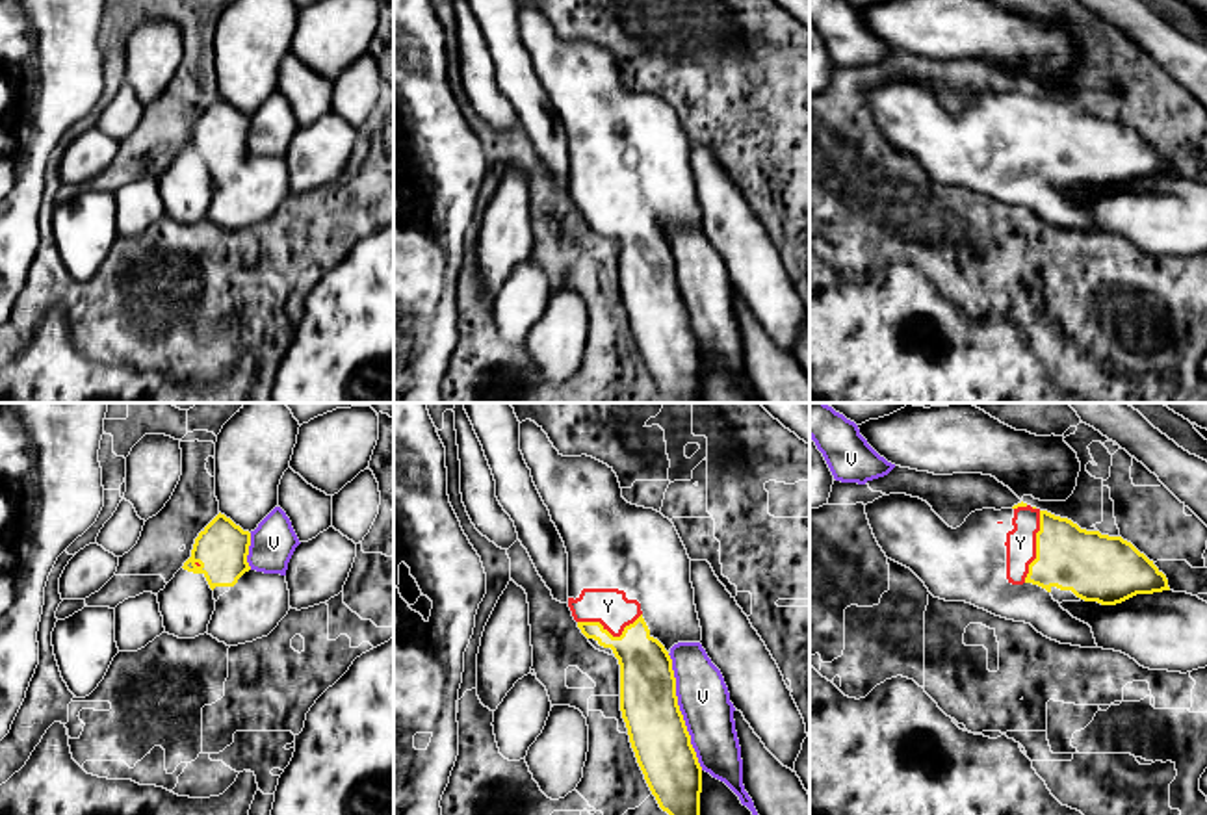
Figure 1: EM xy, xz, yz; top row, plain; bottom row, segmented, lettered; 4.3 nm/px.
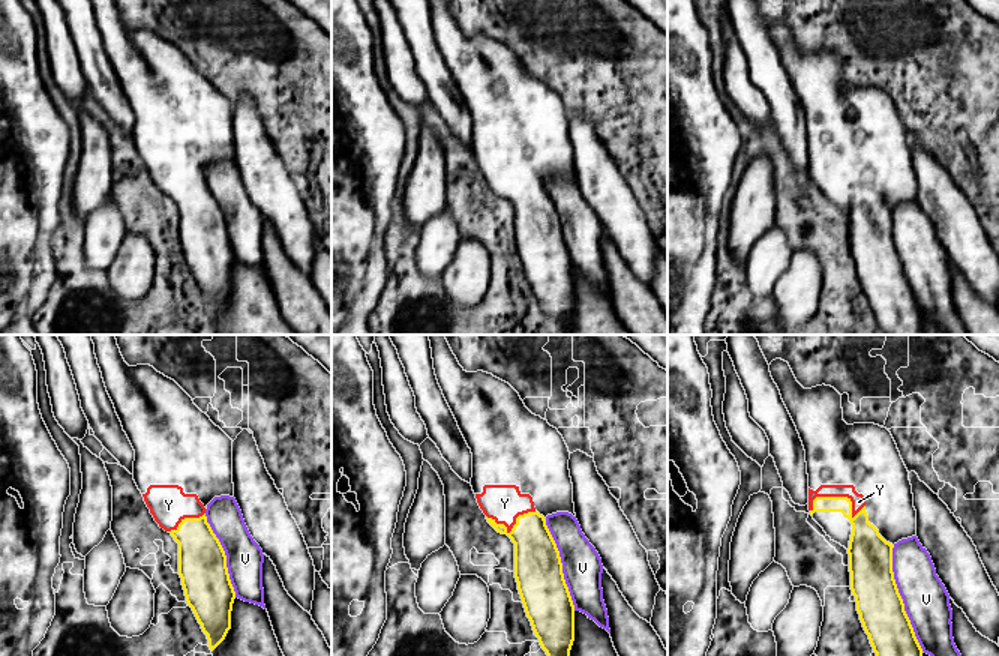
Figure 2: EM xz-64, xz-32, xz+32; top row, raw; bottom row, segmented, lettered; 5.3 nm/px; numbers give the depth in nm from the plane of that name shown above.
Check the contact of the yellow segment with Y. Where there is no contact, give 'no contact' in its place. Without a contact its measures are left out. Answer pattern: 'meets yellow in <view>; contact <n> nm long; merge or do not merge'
meets yellow in yz; contact 320 nm long; merge

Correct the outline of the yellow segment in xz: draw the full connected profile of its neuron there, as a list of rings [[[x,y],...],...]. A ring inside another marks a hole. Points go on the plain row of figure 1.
[[[531,4],[520,7],[520,35],[568,137],[568,191],[572,201],[596,234],[618,243],[620,295],[644,364],[659,392],[672,403],[700,403],[702,351],[678,290],[676,262],[668,239],[678,226],[702,225],[687,134],[668,102],[622,82],[613,52],[587,39],[563,41],[542,11]]]

